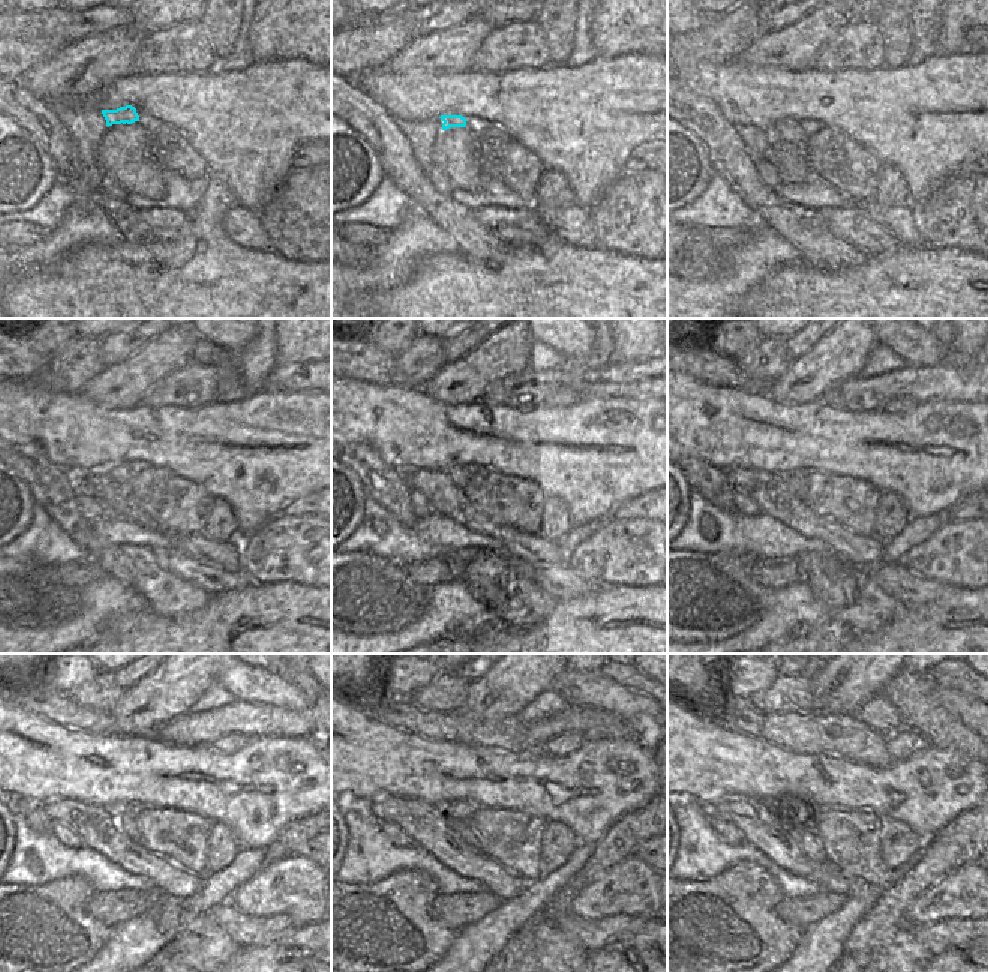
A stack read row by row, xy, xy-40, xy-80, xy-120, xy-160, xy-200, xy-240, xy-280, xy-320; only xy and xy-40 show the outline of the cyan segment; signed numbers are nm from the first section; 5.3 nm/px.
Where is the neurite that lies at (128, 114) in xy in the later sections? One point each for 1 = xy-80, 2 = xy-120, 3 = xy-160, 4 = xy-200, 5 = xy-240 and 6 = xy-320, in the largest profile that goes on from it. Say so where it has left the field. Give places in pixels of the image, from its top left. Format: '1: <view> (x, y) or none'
1: xy-80 (787, 131)
2: xy-120 (120, 473)
3: xy-160 (456, 473)
4: xy-200 (798, 486)
5: xy-240 (126, 822)
6: xy-320 (804, 836)

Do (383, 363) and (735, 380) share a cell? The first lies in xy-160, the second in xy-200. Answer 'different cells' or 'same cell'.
same cell

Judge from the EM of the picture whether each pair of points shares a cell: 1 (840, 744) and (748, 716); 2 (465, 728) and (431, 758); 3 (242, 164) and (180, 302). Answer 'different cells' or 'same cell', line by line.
1: same cell
2: different cells
3: different cells

